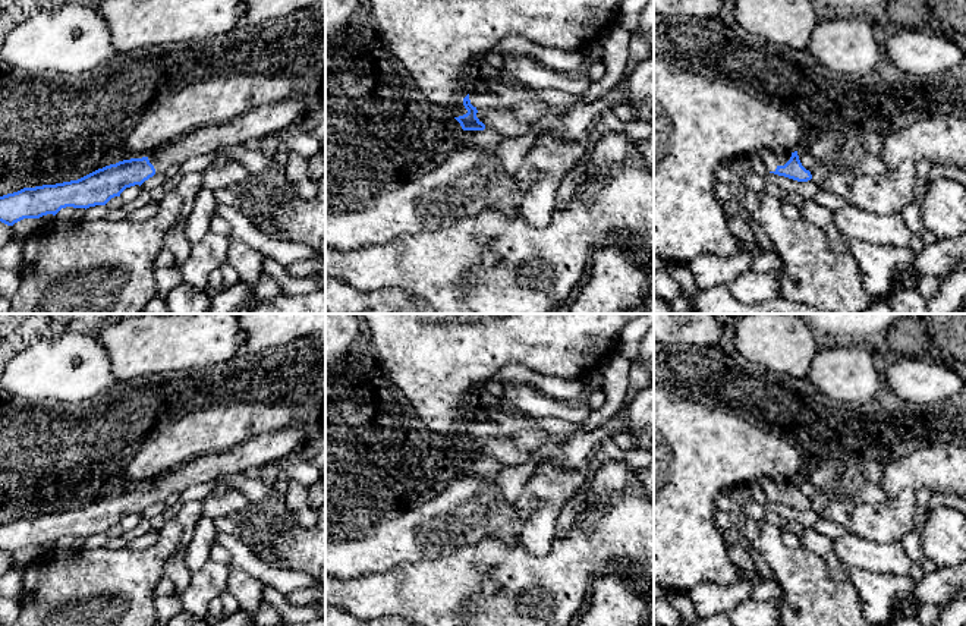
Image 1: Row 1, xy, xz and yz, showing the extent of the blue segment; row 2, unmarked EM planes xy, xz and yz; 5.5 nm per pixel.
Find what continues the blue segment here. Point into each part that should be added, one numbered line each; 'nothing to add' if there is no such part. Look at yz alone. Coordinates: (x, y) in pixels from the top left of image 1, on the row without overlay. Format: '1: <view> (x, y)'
1: yz (770, 487)

